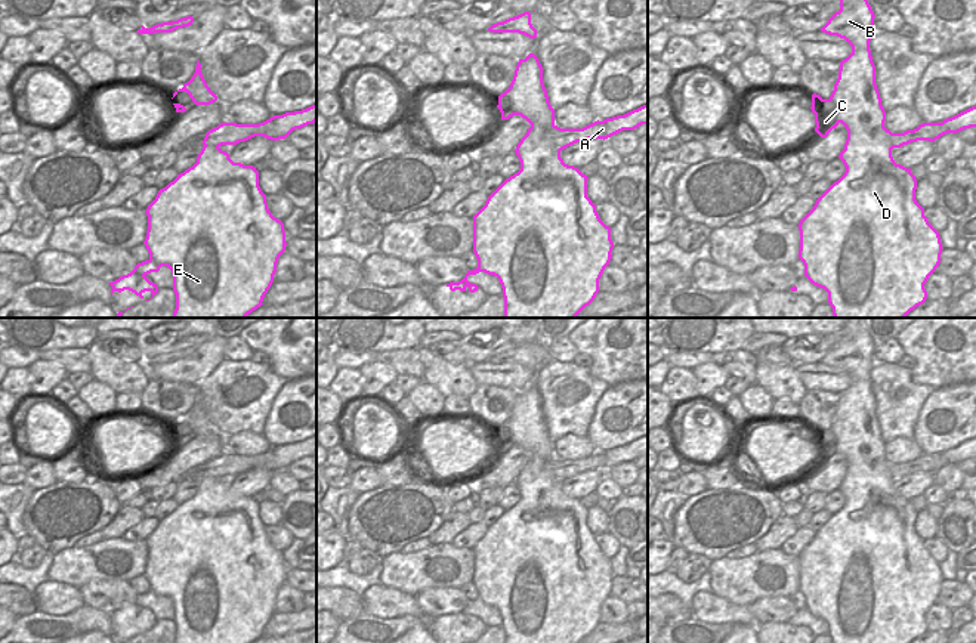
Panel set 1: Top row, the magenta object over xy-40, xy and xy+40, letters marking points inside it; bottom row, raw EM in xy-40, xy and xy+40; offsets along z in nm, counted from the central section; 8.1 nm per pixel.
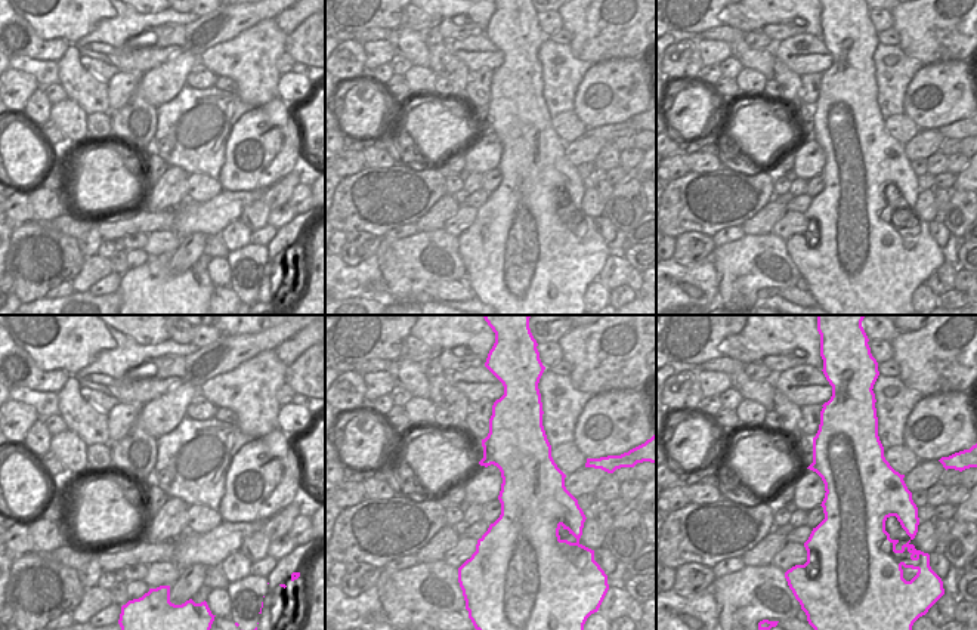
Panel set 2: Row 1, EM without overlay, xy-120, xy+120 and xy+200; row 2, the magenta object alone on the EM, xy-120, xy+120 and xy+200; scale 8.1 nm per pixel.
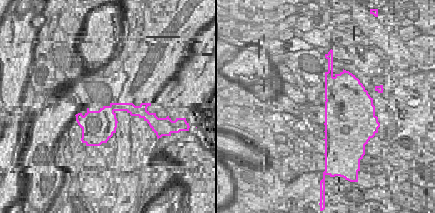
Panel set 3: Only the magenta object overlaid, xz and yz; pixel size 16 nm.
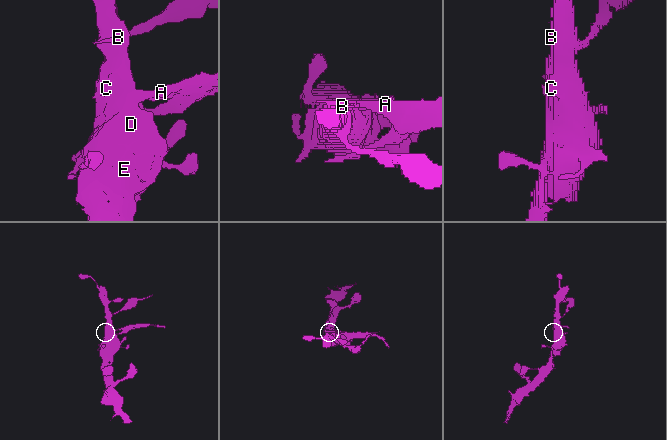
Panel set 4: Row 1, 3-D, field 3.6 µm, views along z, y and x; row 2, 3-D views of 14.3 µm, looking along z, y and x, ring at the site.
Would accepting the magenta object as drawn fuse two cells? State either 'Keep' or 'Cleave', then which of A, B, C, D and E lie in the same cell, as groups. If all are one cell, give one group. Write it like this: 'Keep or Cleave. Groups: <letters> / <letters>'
Cleave. Groups: A / B C D E

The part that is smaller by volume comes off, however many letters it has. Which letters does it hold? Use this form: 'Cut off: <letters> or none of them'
Cut off: A

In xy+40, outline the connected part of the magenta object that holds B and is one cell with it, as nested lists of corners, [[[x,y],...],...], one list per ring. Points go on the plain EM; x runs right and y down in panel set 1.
[[[864,318],[844,322],[840,341],[821,359],[844,370],[852,384],[840,393],[838,409],[828,430],[812,426],[815,463],[821,469],[840,454],[847,461],[838,489],[846,503],[800,551],[799,590],[810,615],[828,624],[833,643],[911,643],[927,630],[924,615],[941,594],[939,563],[929,554],[915,531],[917,510],[892,488],[892,463],[884,458],[886,442],[875,415],[875,396],[870,372],[874,367],[874,343]]]

